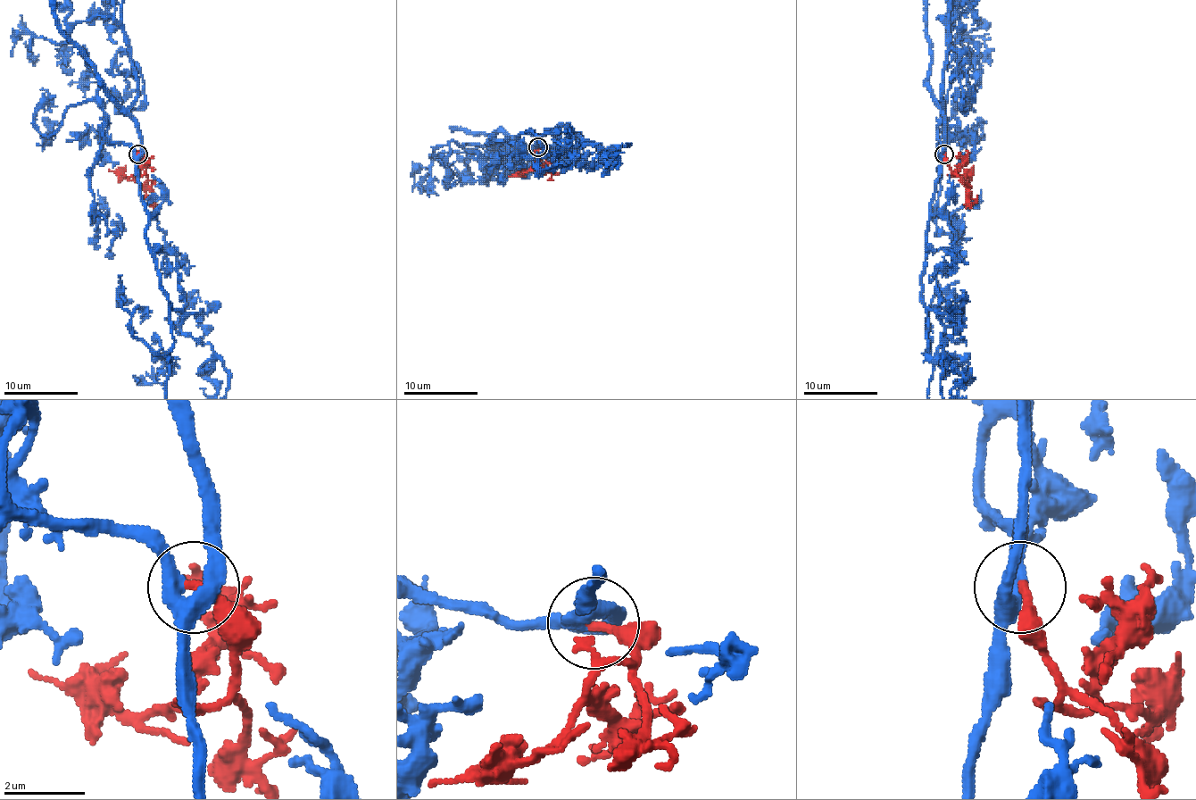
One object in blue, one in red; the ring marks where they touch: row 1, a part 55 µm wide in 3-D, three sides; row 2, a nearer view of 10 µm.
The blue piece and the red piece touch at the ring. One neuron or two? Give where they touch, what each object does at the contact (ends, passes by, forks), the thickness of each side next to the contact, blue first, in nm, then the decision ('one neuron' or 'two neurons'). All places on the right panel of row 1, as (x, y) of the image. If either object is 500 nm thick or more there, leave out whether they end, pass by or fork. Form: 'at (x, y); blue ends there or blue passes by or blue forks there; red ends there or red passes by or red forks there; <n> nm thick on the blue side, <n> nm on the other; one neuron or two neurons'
at (944, 154); blue forks there; red ends there; 280 nm thick on the blue side, 240 nm on the other; one neuron

